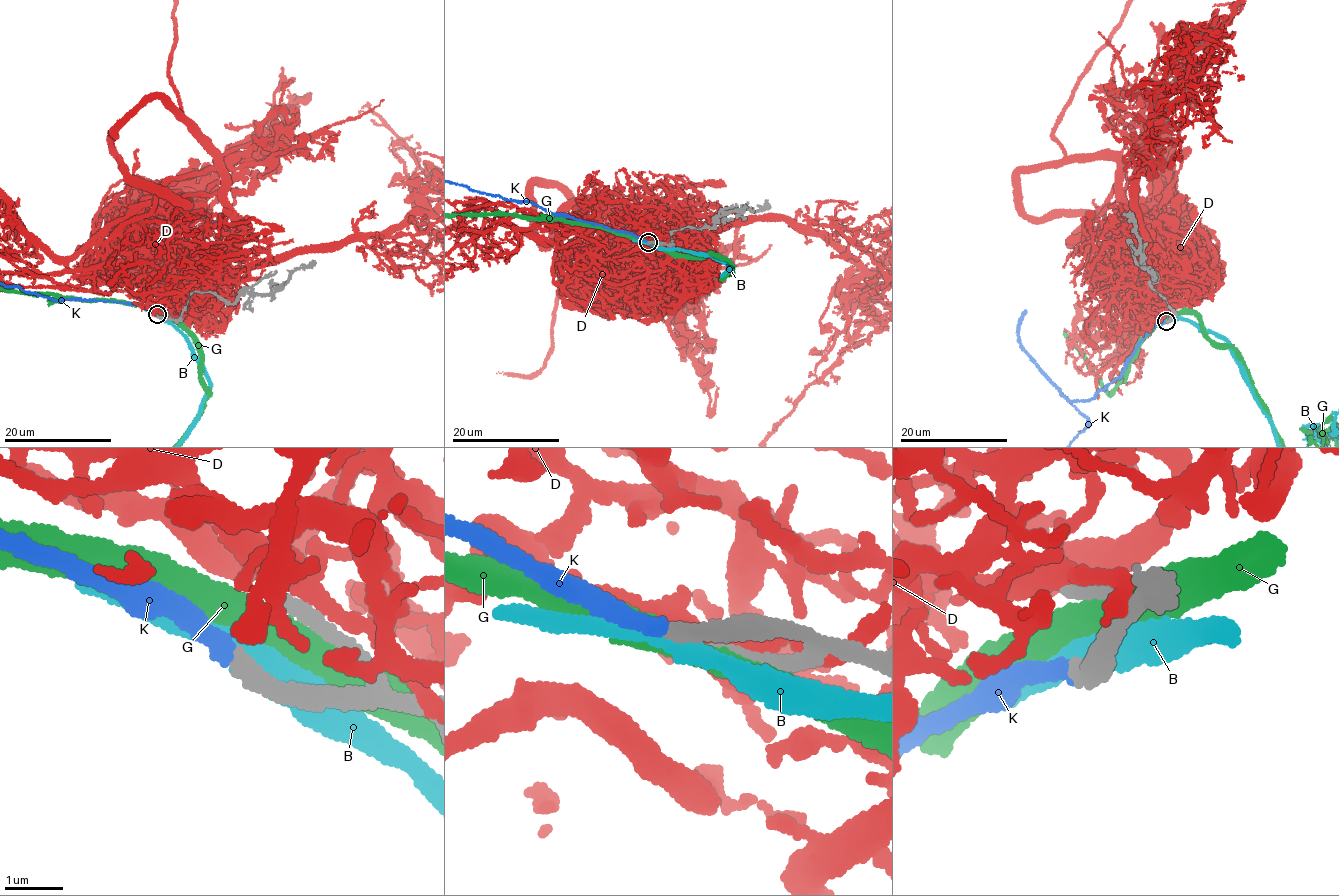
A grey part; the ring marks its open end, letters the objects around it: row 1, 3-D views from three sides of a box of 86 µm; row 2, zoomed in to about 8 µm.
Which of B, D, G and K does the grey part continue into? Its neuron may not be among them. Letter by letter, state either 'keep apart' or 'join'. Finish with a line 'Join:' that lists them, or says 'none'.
B: keep apart
D: keep apart
G: keep apart
K: join
Join: K

